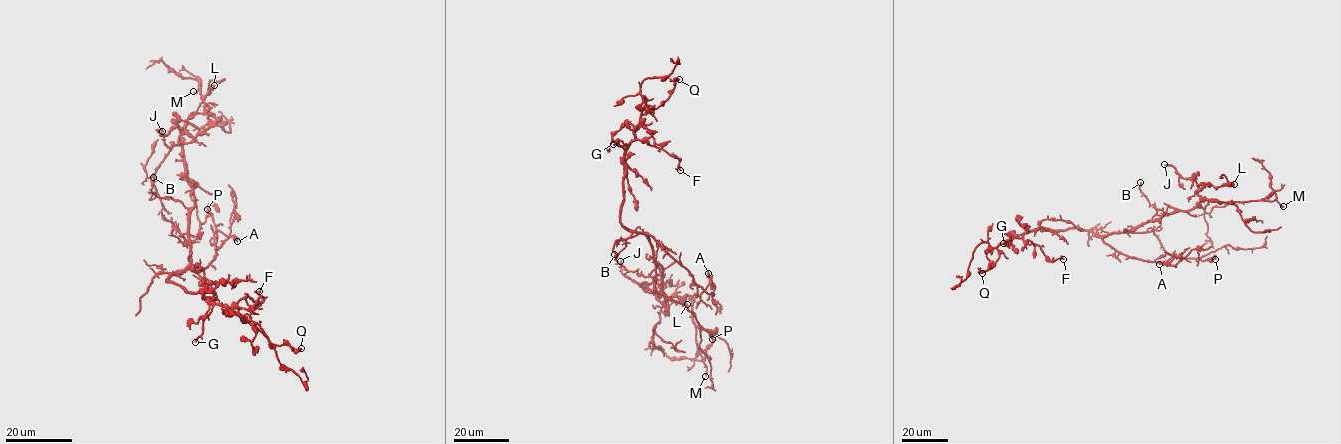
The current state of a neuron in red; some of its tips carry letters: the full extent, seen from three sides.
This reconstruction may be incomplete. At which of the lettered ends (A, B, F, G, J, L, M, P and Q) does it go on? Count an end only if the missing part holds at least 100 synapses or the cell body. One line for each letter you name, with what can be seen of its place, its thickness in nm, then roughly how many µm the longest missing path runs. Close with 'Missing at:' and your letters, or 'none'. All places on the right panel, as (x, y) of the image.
Missing at: none

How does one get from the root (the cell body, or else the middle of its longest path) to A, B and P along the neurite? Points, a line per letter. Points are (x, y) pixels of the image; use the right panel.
A: (1120, 232), (1108, 235), (1103, 240), (1118, 251), (1142, 260), (1161, 262), (1174, 258), (1159, 264)
B: (1120, 232), (1142, 225), (1156, 213), (1155, 206), (1149, 205), (1140, 190), (1140, 182)
P: (1120, 232), (1152, 231), (1163, 249), (1174, 256), (1203, 261), (1215, 259)

